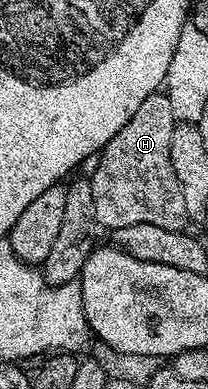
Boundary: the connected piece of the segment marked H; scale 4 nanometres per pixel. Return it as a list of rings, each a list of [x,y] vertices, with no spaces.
[[[159,90],[140,102],[140,110],[106,143],[98,156],[96,170],[89,177],[96,218],[103,229],[128,226],[164,226],[164,230],[183,231],[187,227],[186,203],[180,182],[172,170],[170,147],[175,118],[165,91]]]

